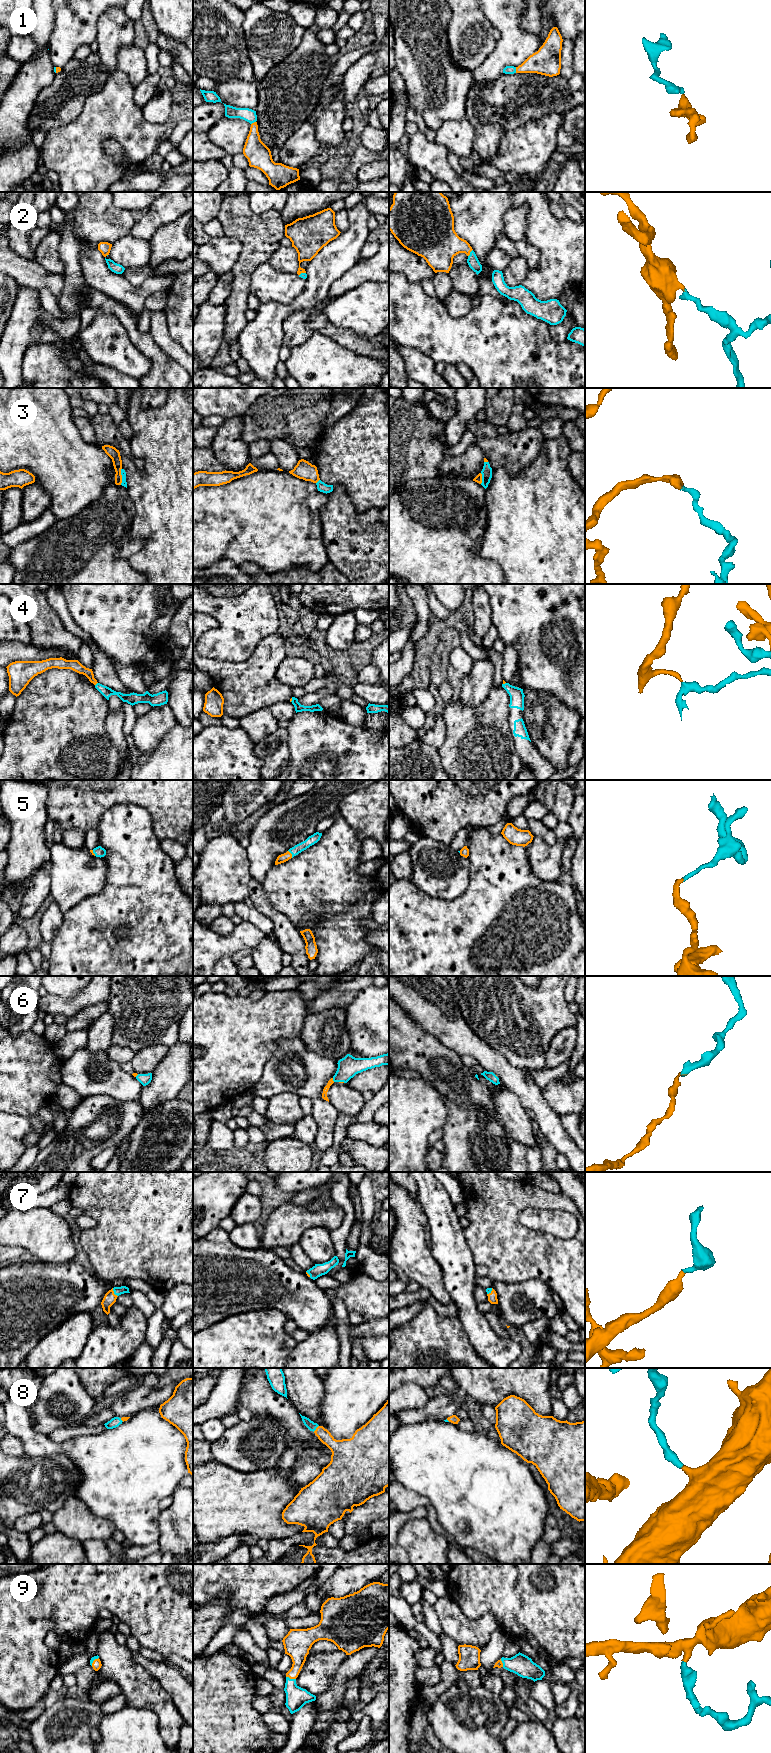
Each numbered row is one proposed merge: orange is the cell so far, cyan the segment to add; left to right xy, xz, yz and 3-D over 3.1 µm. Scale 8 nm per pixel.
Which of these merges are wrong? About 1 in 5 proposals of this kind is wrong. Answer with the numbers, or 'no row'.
4

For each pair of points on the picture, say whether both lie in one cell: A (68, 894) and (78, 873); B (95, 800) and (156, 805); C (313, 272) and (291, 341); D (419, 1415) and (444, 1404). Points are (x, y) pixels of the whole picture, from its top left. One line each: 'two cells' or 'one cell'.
A: one cell
B: one cell
C: two cells
D: one cell

